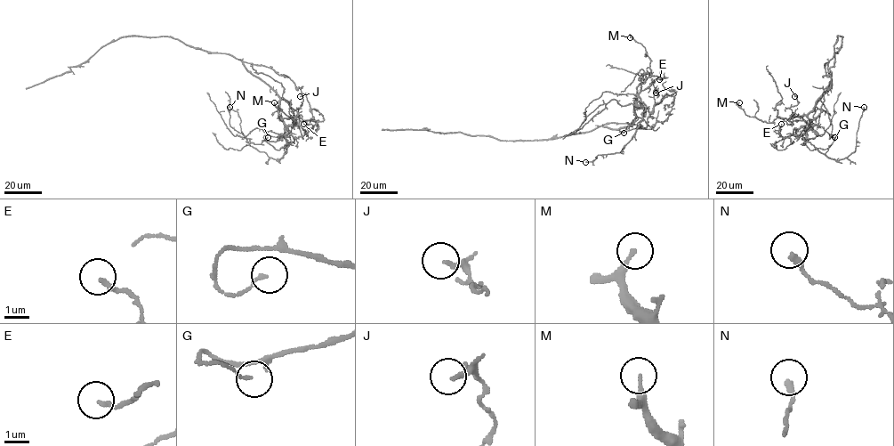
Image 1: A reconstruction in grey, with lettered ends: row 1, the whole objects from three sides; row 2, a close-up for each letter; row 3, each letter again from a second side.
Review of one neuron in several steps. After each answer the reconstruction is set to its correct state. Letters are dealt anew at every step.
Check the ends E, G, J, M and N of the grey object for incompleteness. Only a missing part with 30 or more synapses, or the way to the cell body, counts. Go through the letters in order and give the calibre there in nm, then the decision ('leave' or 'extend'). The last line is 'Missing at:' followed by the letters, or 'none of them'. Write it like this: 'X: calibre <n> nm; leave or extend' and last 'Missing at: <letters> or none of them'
E: calibre 170 nm; leave
G: calibre 110 nm; leave
J: calibre 190 nm; leave
M: calibre 170 nm; leave
N: calibre 240 nm; leave
Missing at: none of them

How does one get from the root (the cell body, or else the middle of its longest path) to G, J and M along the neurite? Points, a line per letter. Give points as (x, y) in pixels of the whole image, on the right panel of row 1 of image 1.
G: (830, 60), (829, 85), (808, 118), (809, 125), (821, 126), (830, 137), (834, 137)
J: (830, 60), (828, 88), (808, 116), (809, 125), (814, 125), (793, 113), (790, 108), (798, 103), (794, 96)
M: (830, 60), (828, 88), (806, 114), (766, 122), (747, 116), (739, 102)

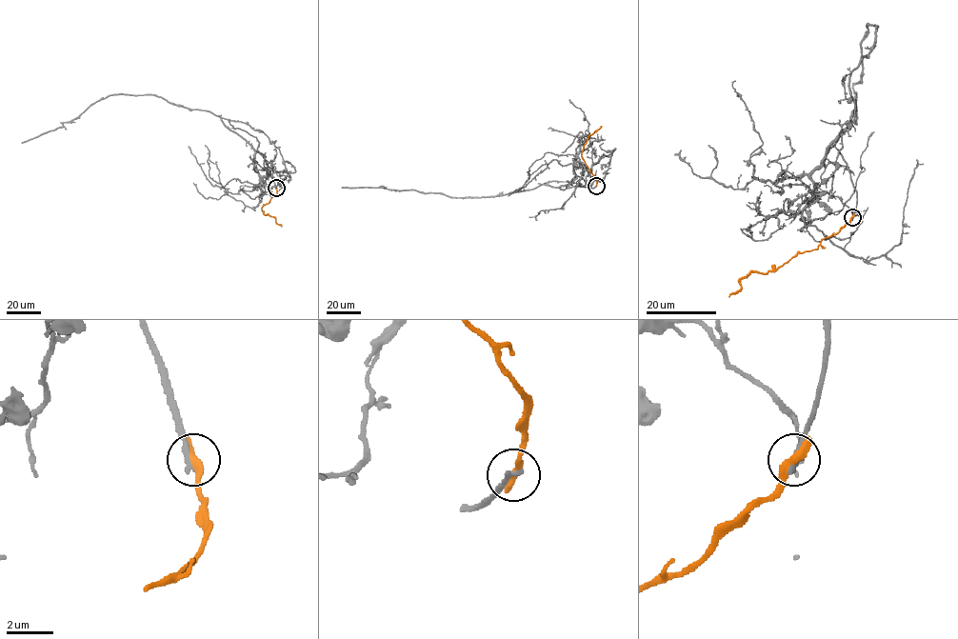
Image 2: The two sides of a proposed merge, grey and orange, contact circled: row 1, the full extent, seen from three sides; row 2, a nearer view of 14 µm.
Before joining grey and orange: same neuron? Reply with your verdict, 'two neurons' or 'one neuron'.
two neurons

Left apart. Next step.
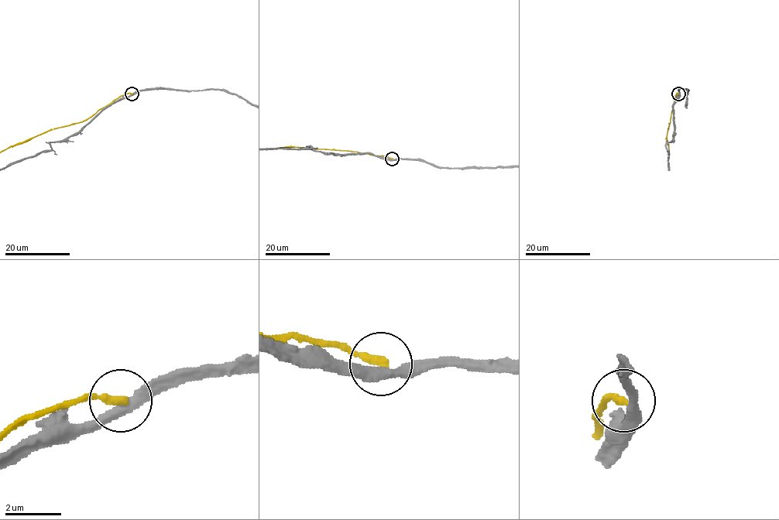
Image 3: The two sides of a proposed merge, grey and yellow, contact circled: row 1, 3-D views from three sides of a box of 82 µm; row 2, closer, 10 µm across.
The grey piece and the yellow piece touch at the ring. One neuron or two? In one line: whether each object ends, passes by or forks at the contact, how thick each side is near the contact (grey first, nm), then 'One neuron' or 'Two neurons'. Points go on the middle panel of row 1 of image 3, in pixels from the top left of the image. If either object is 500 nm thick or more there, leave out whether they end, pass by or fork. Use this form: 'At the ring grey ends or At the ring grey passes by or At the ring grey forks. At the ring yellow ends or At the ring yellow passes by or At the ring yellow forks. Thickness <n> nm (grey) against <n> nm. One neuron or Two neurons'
At the ring grey passes by. At the ring yellow ends. Thickness 360 nm (grey) against 320 nm. Two neurons

